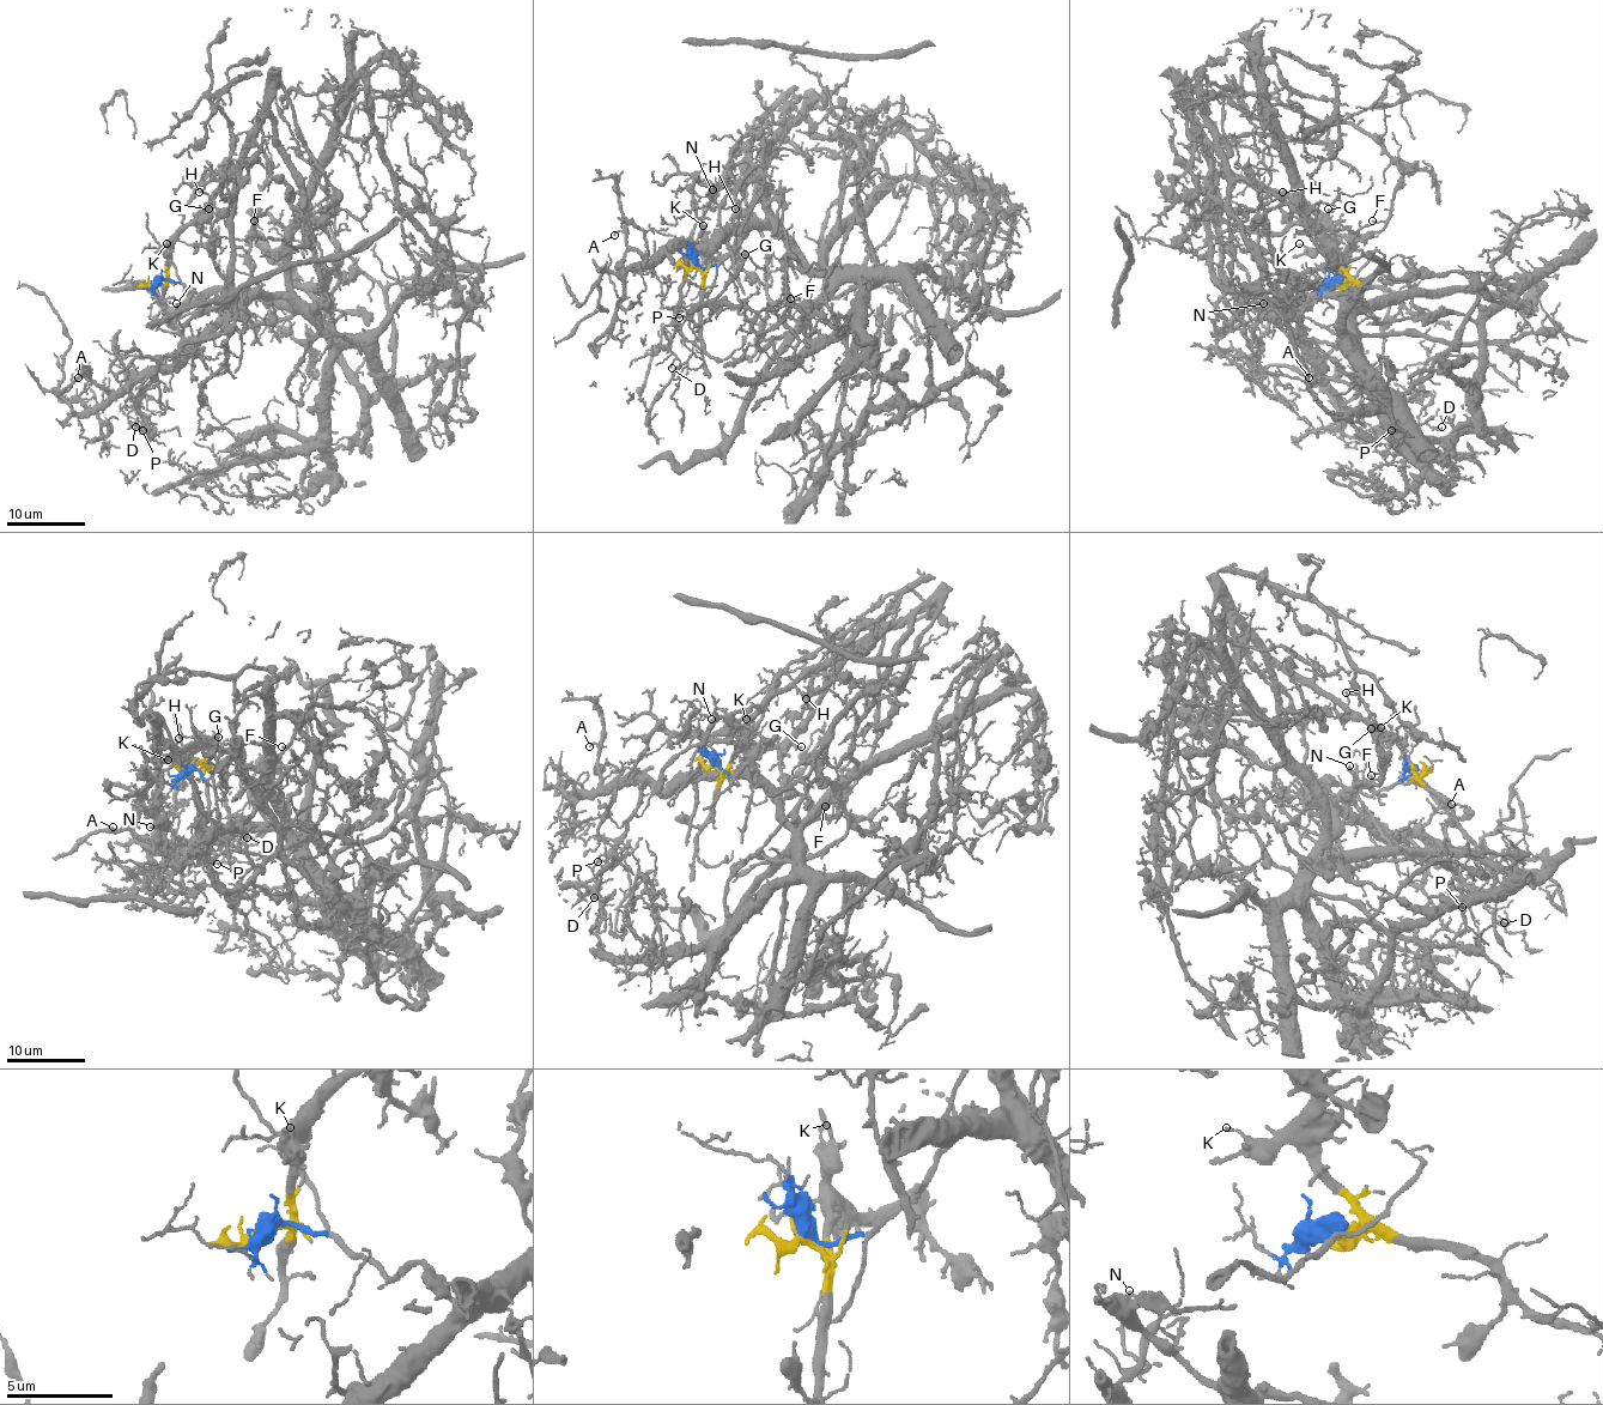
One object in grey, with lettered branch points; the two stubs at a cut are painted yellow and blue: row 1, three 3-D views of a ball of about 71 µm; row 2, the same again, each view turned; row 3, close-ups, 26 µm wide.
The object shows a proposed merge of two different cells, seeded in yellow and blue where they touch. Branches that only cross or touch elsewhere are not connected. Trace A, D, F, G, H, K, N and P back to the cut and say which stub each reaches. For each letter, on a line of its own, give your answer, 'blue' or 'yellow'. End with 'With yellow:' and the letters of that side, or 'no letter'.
A: blue
D: blue
F: blue
G: yellow
H: yellow
K: yellow
N: blue
P: blue
With yellow: G, H, K

